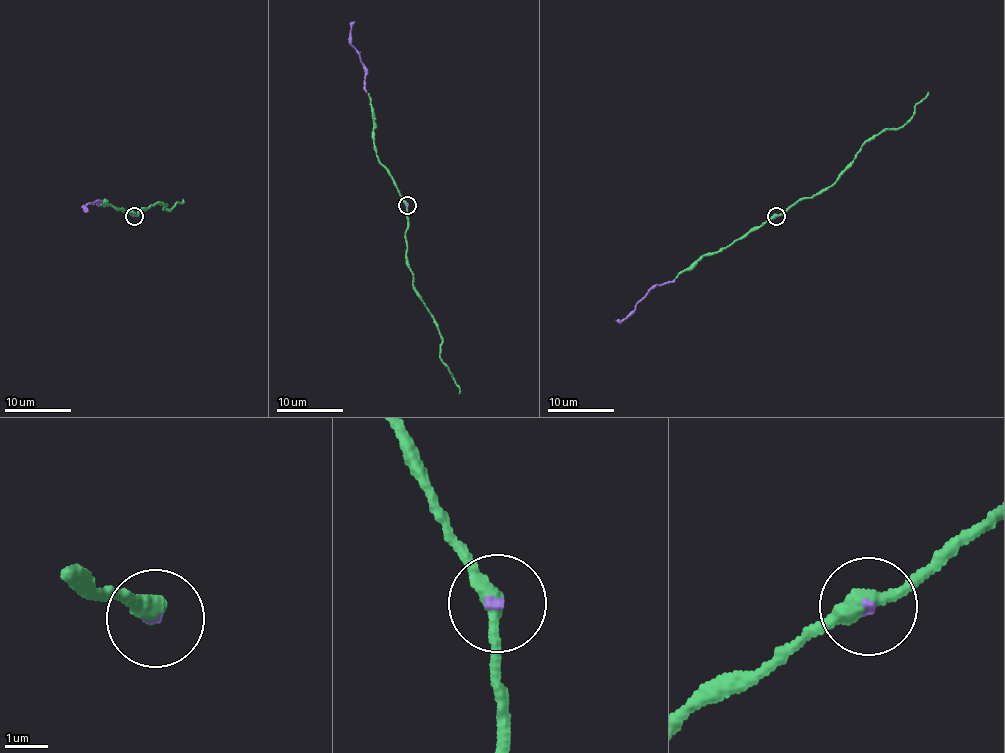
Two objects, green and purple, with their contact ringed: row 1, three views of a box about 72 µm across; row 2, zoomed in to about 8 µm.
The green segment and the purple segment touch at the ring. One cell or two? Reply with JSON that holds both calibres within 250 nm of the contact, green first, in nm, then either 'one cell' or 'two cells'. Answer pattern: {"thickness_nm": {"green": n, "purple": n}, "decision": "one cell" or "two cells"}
{"thickness_nm": {"green": 320, "purple": 90}, "decision": "one cell"}

